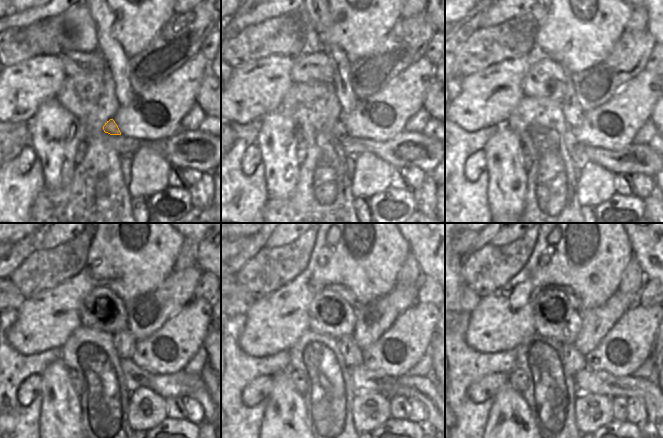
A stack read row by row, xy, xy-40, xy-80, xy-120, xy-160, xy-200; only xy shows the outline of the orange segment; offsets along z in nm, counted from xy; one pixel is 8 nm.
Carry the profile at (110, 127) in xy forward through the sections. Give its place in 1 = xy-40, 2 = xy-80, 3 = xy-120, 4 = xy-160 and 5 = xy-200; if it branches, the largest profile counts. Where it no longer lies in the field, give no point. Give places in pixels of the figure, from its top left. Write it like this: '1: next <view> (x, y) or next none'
1: next xy-40 (339, 130)
2: next xy-80 (573, 146)
3: next xy-120 (135, 377)
4: next xy-160 (422, 389)
5: next xy-200 (587, 381)

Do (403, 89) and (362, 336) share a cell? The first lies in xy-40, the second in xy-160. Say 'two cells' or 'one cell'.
two cells

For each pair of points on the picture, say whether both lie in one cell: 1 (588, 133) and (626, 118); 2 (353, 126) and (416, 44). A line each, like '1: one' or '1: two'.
1: one
2: two

